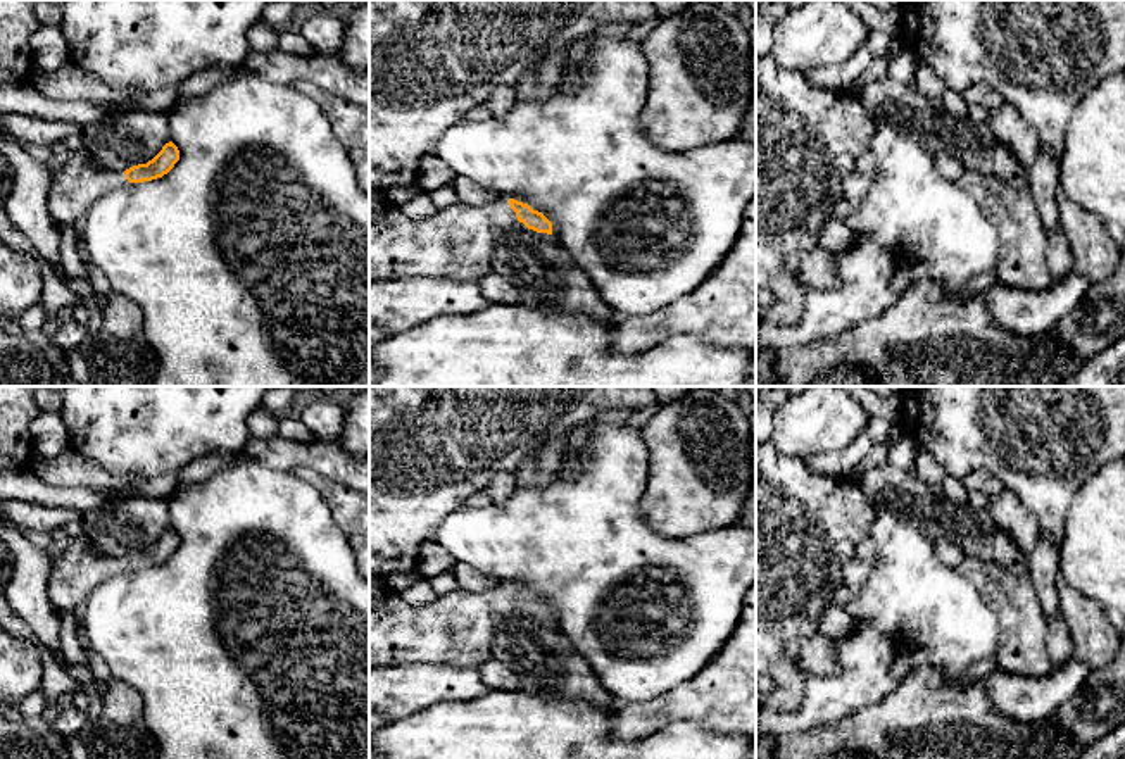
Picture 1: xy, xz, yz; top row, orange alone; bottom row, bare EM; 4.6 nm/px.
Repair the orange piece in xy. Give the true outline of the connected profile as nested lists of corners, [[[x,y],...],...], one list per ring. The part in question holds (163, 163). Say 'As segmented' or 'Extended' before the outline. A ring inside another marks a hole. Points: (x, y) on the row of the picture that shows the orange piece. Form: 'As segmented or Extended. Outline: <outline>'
Extended. Outline: [[[173,141],[166,143],[147,164],[138,164],[126,171],[112,171],[97,164],[88,150],[69,150],[60,172],[50,178],[50,217],[59,229],[71,226],[85,217],[102,195],[121,190],[129,183],[162,178],[178,160],[179,150]]]

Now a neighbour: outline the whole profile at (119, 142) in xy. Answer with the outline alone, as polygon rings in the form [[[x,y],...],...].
[[[131,110],[79,128],[85,148],[107,169],[126,171],[152,160],[171,141],[164,112]]]

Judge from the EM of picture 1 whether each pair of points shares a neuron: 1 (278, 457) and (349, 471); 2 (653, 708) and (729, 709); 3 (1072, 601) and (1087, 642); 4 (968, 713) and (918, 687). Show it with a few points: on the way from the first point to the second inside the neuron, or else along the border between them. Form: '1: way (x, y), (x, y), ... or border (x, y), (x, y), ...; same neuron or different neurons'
1: way (295, 456), (321, 456), (332, 461); same neuron
2: way (672, 708), (710, 708); same neuron
3: way (1077, 611), (1087, 625), (1087, 632); same neuron
4: way (956, 713), (944, 713), (930, 699); same neuron

